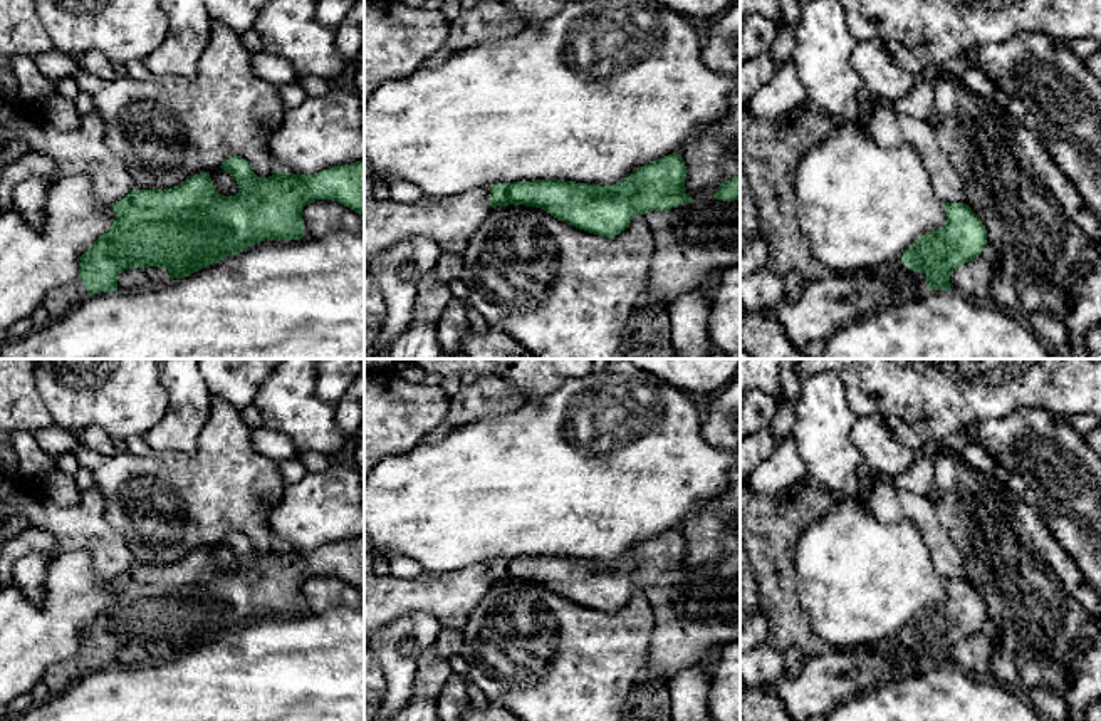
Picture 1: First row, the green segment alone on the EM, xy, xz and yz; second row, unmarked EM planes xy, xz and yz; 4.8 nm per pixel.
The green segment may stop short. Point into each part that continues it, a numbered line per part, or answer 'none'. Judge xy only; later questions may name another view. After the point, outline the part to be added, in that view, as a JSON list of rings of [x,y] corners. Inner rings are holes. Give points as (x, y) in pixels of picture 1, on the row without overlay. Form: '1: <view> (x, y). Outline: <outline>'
1: xy (59, 678). Outline: [[[77,654],[76,657],[47,669],[44,681],[49,682],[52,694],[57,694],[79,681],[86,672],[89,672],[87,664],[84,657]]]

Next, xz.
none

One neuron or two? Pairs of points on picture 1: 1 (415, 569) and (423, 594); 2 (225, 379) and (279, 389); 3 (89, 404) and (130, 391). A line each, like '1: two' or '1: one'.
1: two
2: two
3: one

